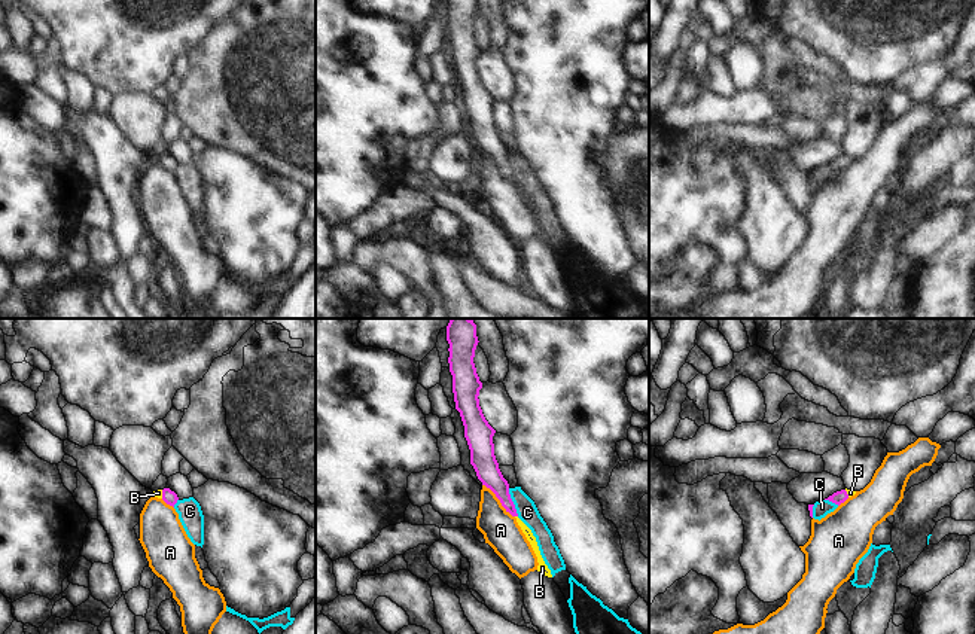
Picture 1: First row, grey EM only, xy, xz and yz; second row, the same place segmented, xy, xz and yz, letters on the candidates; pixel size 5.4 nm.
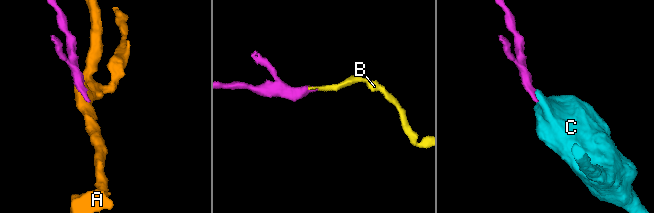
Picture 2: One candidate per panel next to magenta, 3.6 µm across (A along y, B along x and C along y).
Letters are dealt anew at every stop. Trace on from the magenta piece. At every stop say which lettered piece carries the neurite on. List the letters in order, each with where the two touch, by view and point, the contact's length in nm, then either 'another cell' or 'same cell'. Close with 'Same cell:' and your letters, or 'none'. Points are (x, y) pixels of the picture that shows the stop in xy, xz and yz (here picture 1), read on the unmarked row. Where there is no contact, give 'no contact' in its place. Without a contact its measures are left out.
A: xz (499, 165) | 260 nm | another cell
B: xy (162, 161) | 50 nm | same cell
C: xz (512, 168) | 160 nm | another cell
Same cell: B

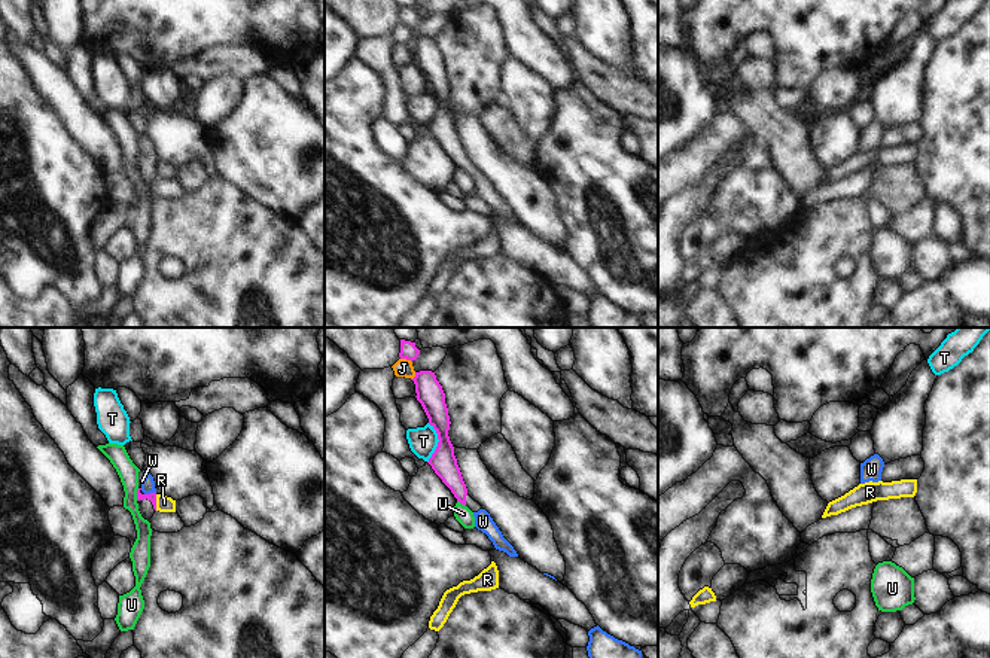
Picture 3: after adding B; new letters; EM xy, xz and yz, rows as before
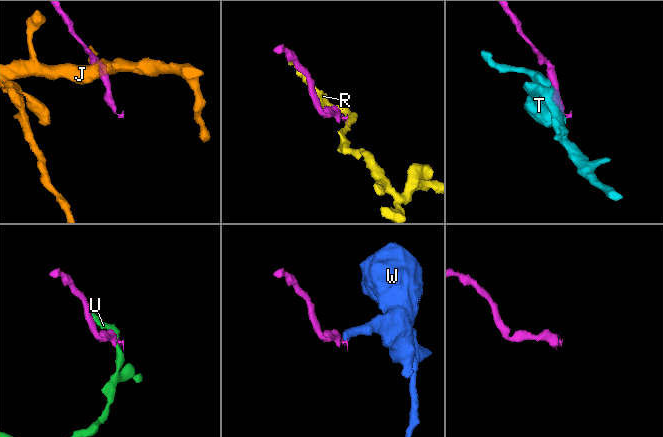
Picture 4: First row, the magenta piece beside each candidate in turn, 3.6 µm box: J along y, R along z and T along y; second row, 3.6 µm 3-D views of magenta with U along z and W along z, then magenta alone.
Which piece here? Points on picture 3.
J: xz (407, 26) | 70 nm | another cell
R: xy (155, 168) | 90 nm | another cell
T: xz (438, 109) | 220 nm | another cell
U: xy (137, 161) | 70 nm | another cell
W: xy (151, 160) | 70 nm | same cell
Same cell: W

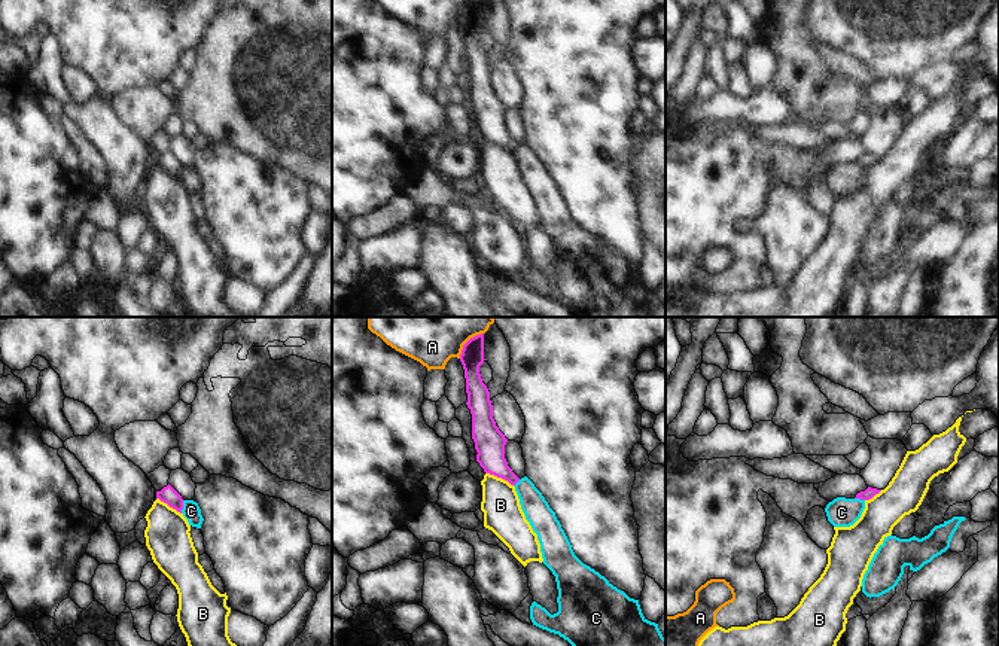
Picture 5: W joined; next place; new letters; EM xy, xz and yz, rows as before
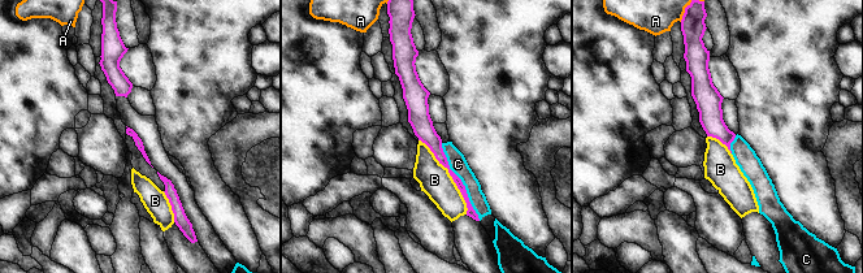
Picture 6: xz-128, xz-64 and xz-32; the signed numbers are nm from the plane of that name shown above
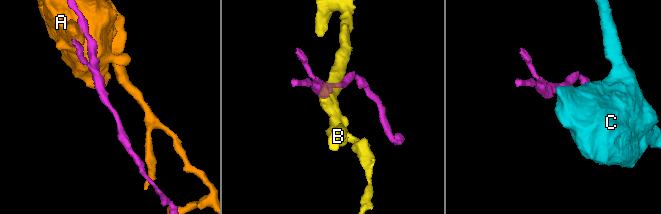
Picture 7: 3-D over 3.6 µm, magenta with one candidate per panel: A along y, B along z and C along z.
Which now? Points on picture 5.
A: xz (466, 9) | 180 nm | another cell
B: xz (499, 143) | 170 nm | another cell
C: xy (182, 173) | 70 nm | another cell
Same cell: none

